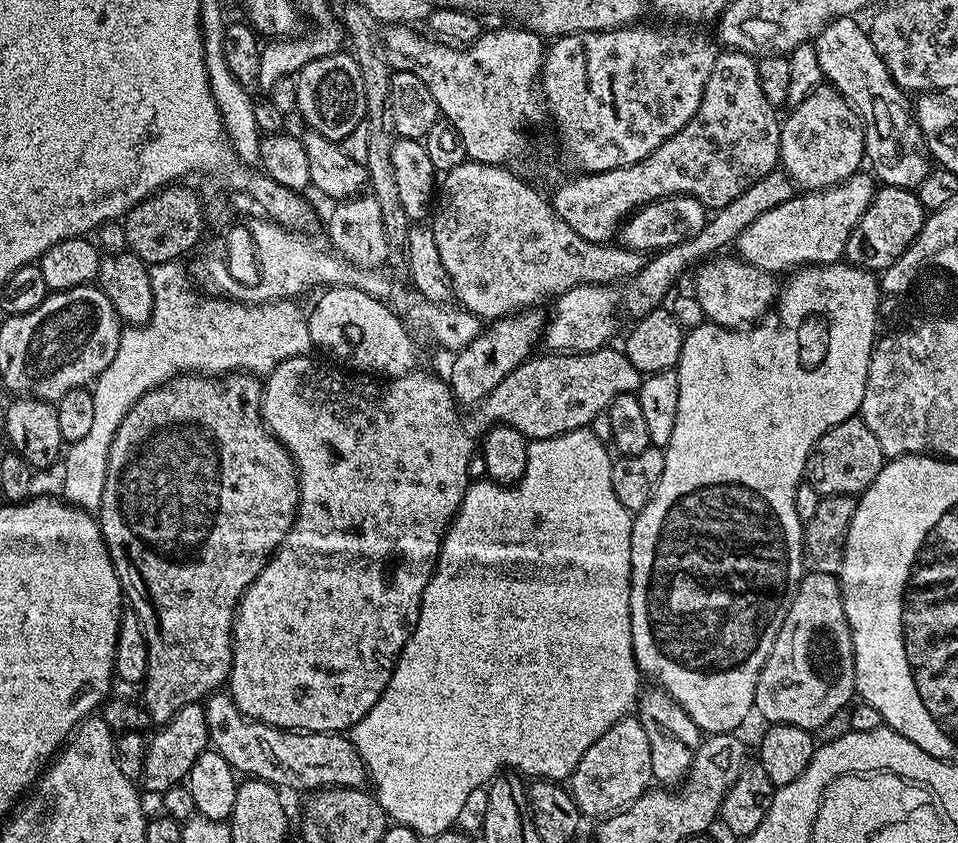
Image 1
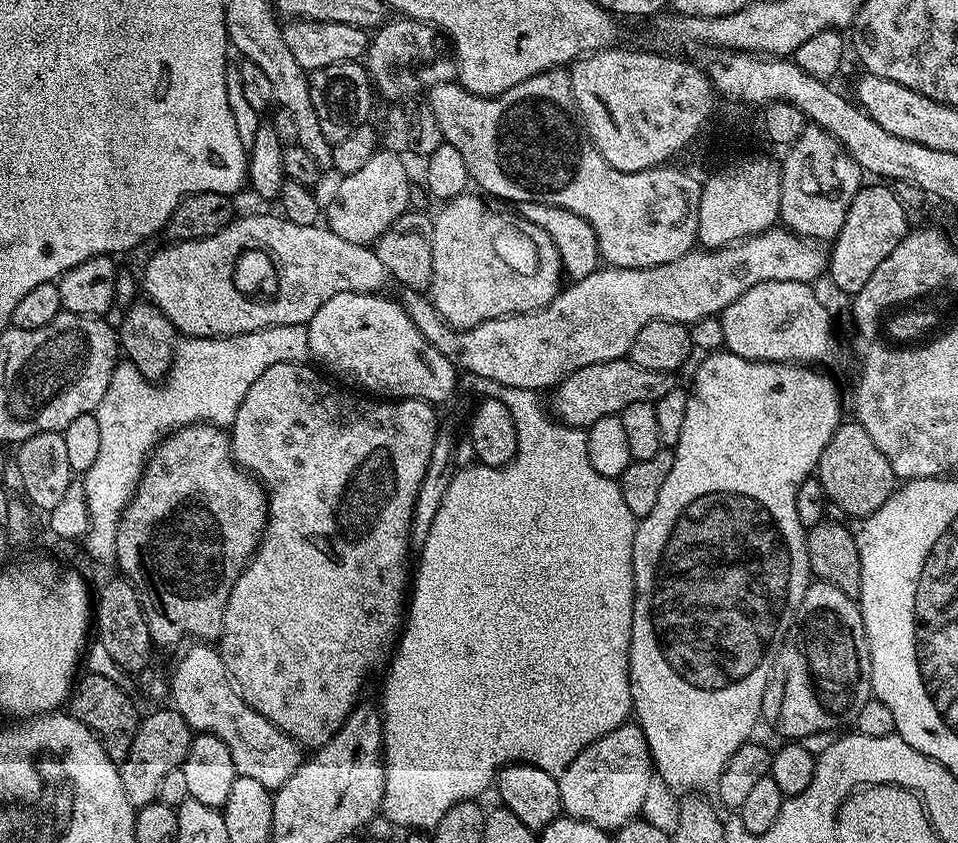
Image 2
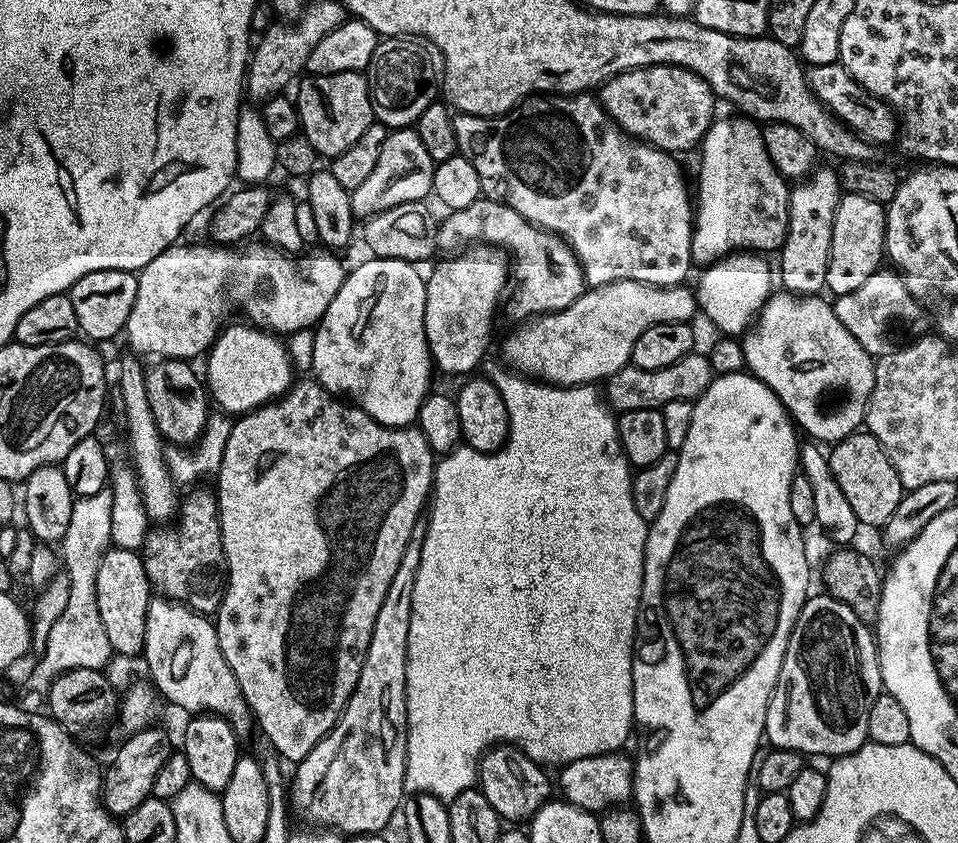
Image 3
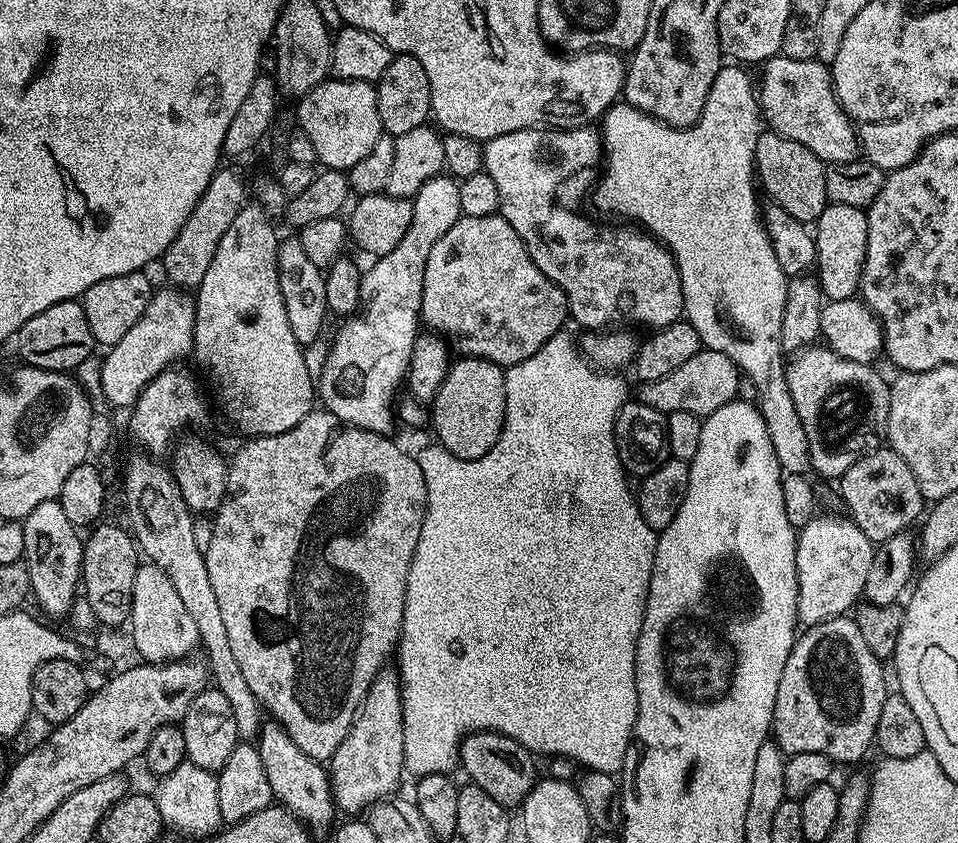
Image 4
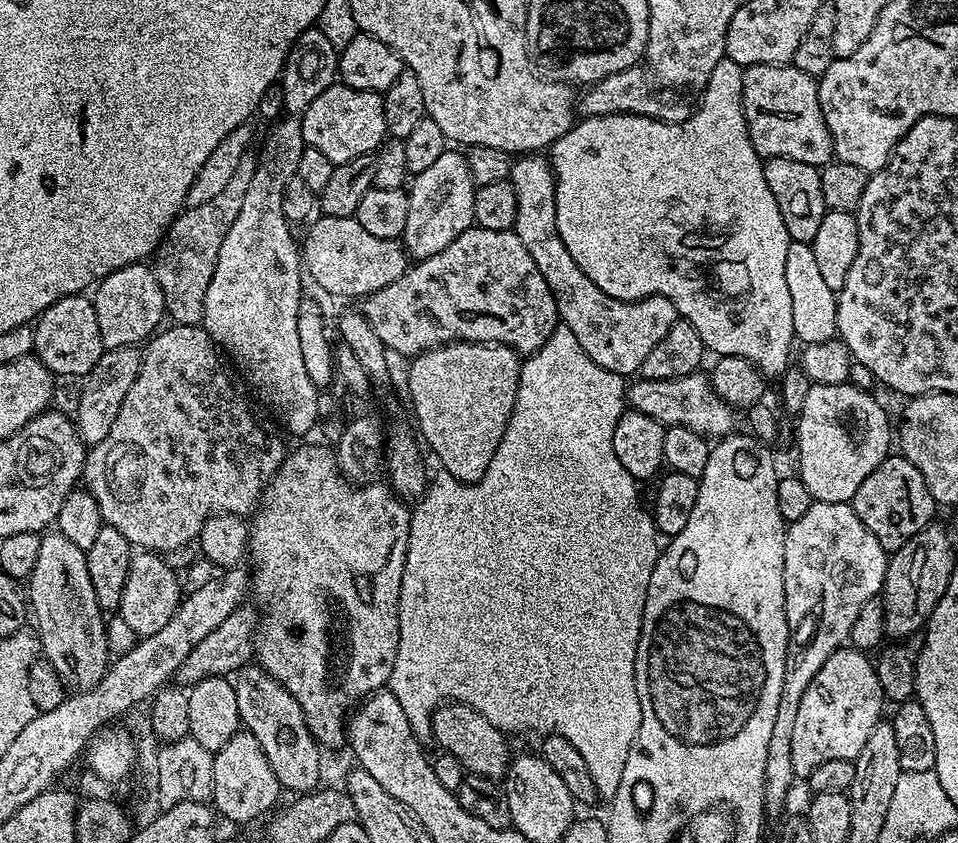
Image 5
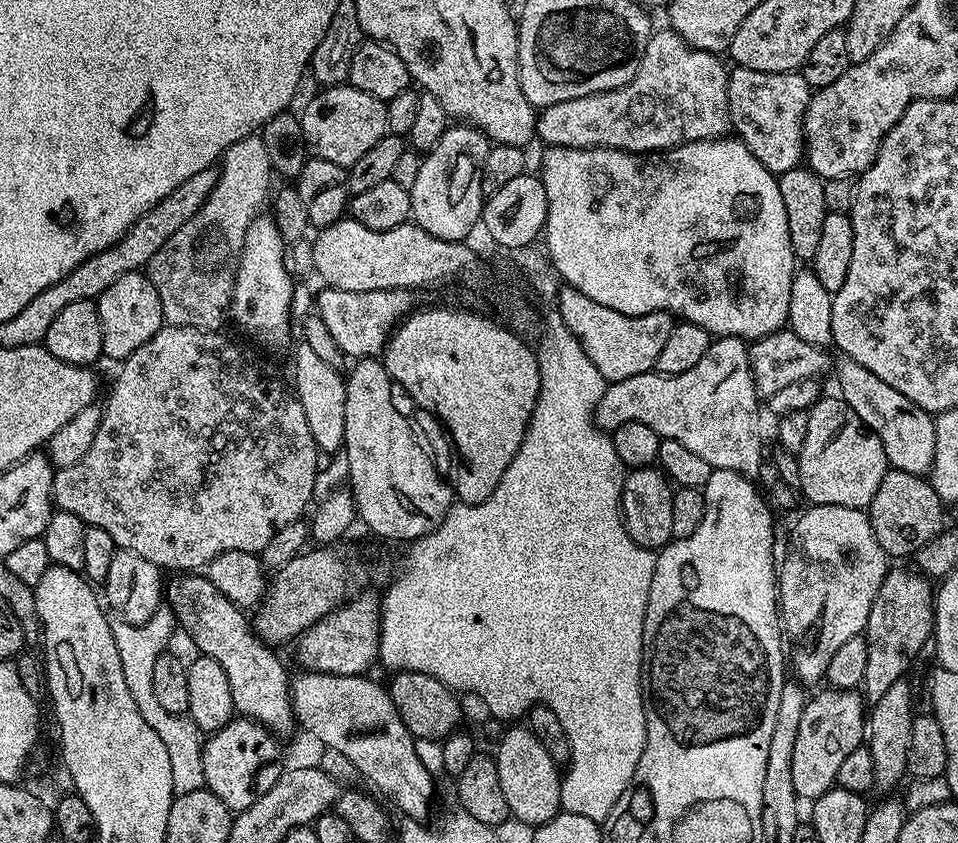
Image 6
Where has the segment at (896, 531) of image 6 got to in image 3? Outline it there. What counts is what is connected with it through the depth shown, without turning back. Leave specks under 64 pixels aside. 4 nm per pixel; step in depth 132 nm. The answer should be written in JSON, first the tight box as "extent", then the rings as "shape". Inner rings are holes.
{"extent":[827,430,905,530],"shape":[[[857,430],[839,443],[831,445],[827,453],[834,482],[846,494],[854,514],[858,514],[861,525],[868,524],[876,530],[883,529],[884,523],[898,510],[898,502],[904,497],[905,489],[898,478],[898,470],[890,462],[884,447],[867,430]]]}

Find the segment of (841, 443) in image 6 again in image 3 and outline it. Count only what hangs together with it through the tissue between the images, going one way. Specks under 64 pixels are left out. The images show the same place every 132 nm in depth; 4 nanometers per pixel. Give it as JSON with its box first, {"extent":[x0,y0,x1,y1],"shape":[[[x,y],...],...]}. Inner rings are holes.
{"extent":[742,291,876,446],"shape":[[[777,291],[768,297],[755,324],[744,333],[742,345],[747,371],[757,376],[784,404],[797,429],[805,437],[831,446],[852,435],[865,423],[870,394],[874,390],[876,360],[858,343],[858,338],[838,322],[838,314],[831,303],[819,295],[794,296]]]}

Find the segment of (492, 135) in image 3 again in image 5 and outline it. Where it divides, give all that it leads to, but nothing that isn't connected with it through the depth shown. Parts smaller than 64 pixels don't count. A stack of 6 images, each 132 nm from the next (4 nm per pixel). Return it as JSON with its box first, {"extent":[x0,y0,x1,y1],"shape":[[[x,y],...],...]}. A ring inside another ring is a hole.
{"extent":[510,154,678,378],"shape":[[[524,154],[512,165],[510,177],[514,194],[518,198],[518,214],[514,231],[522,238],[522,246],[530,253],[530,258],[542,270],[546,286],[554,294],[559,323],[564,324],[578,338],[578,346],[602,370],[610,370],[625,378],[637,375],[646,362],[650,350],[658,346],[658,341],[674,326],[678,319],[674,302],[661,296],[647,296],[645,300],[619,300],[610,298],[570,258],[566,242],[558,234],[556,225],[556,177],[552,174],[551,163],[540,154]]]}

